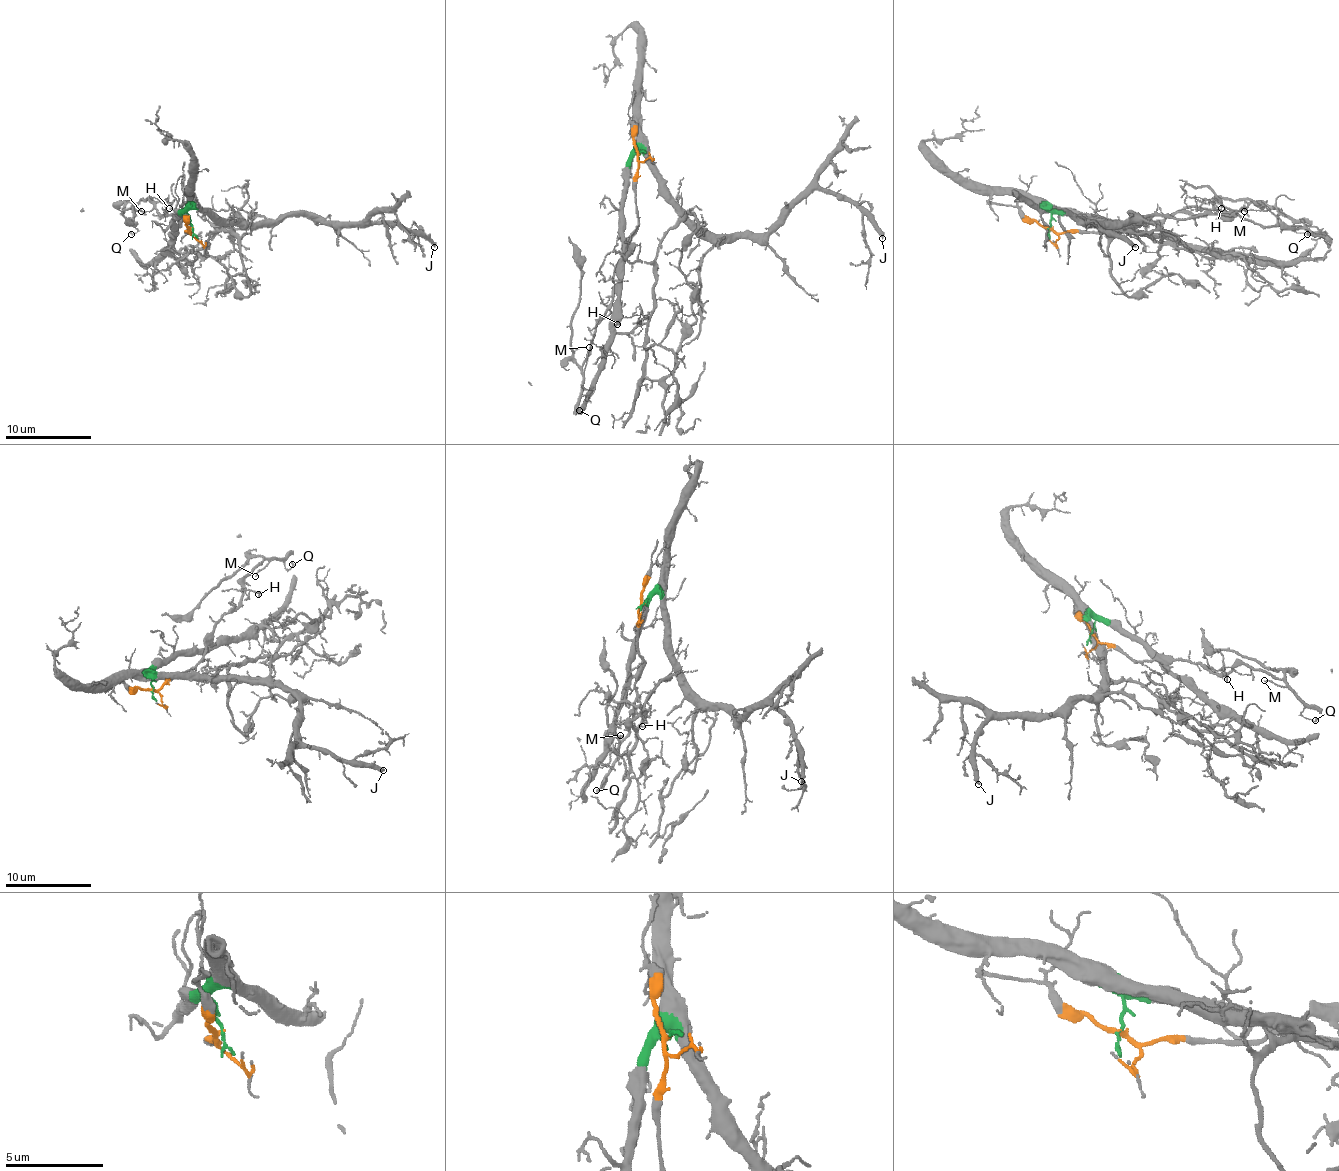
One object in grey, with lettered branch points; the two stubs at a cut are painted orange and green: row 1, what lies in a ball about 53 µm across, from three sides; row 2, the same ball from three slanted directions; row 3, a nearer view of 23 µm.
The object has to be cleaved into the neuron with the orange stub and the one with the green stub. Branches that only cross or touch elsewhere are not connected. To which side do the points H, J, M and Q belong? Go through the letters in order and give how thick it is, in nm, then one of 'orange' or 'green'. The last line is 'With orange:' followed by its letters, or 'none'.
H: calibre 110 nm; orange
J: calibre 320 nm; green
M: calibre 90 nm; orange
Q: calibre 110 nm; orange
With orange: H, M, Q

